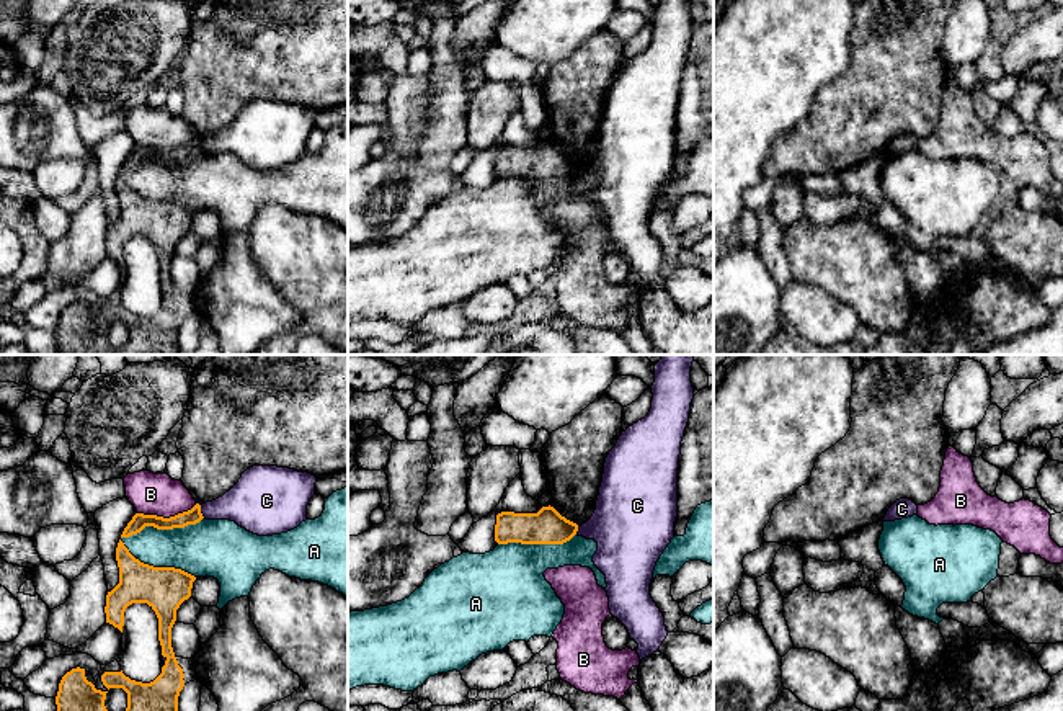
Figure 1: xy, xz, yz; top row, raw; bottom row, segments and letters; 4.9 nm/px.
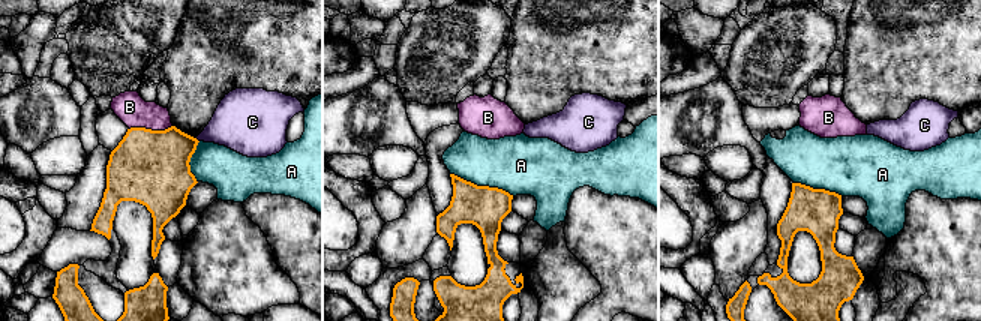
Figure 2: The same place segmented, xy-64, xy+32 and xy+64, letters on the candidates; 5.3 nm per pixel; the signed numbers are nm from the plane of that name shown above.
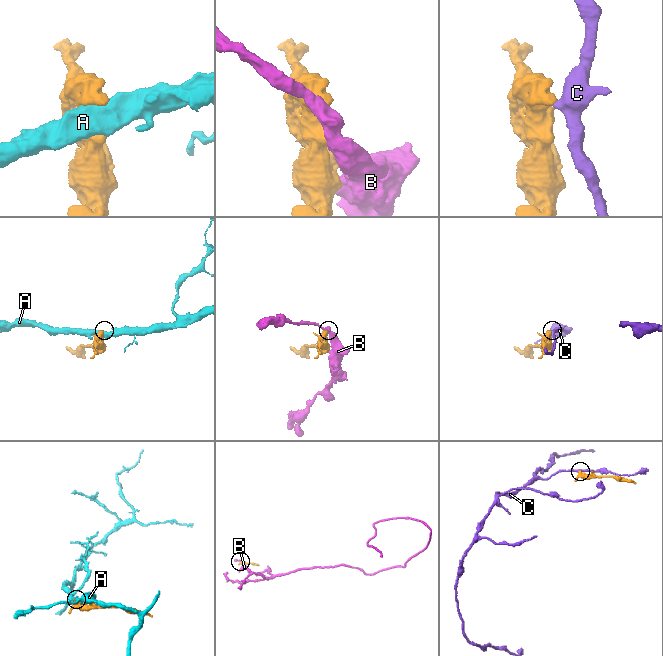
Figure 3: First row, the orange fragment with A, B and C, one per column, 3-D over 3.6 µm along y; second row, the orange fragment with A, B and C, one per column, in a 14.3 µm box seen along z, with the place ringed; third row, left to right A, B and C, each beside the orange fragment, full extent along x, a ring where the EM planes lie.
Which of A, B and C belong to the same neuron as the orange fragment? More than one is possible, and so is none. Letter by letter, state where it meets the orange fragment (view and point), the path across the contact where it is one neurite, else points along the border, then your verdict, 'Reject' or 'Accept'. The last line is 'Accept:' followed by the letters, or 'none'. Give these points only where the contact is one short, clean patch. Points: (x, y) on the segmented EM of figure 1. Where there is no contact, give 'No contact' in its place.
A: Touches orange at xy (160, 528). Reject
B: Touches orange at xy (167, 518). Boundary: xy (196, 504), (169, 517), (137, 514). Reject
C: Touches orange at xy (200, 512). Boundary: xy (200, 505), (200, 512), (204, 517). Reject
Accept: none

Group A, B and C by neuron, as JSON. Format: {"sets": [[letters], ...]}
{"sets": [["A"], ["B"], ["C"]]}

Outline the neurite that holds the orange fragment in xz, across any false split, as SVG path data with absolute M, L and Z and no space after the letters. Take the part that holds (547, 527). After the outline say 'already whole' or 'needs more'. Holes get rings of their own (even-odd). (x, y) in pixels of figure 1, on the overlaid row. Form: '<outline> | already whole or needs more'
M554 507L537 513L501 512L496 515L495 541L498 544L563 544L578 531L578 525L562 516Z | already whole

